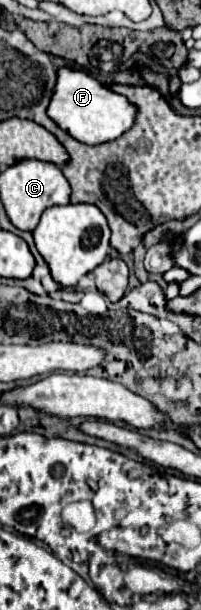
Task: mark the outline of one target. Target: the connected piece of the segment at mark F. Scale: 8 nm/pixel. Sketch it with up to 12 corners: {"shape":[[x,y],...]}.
{"shape":[[57,67],[47,115],[85,145],[115,141],[137,105]]}

